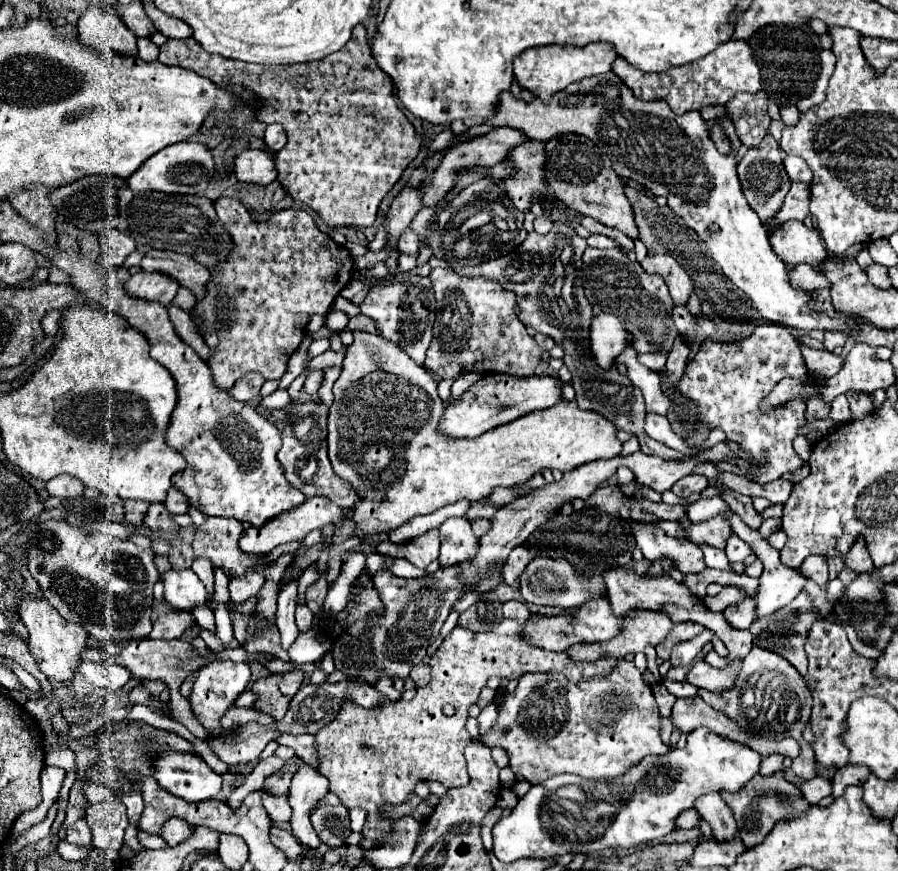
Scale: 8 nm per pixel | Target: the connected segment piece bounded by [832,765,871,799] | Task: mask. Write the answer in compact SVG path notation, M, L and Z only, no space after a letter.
M847 765L840 768L832 781L832 796L835 799L841 797L850 785L862 786L870 773L865 765Z

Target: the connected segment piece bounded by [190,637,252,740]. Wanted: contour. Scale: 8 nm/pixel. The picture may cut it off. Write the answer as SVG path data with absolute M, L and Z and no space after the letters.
M194 637L190 645L194 647L194 653L202 653L202 657L208 659L206 665L202 665L200 669L196 669L194 689L192 689L192 695L190 695L194 715L196 715L198 721L206 727L206 740L222 738L231 731L222 729L220 723L218 723L218 719L224 715L226 709L230 709L230 707L234 705L234 699L236 699L236 697L248 687L248 683L250 683L250 675L252 675L252 673L250 673L250 667L248 667L246 663L234 663L234 661L218 661L218 659L210 659L210 657L212 657L212 649L210 649L200 637Z

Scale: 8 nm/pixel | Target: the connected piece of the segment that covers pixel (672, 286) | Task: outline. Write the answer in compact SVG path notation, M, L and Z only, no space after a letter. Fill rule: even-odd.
M654 255L646 257L642 263L646 273L658 273L664 277L674 305L686 305L692 293L692 281L686 269L672 257L672 255Z

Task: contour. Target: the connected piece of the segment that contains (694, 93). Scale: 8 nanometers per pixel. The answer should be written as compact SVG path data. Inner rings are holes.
M736 39L720 43L714 51L710 51L710 55L704 55L702 59L682 67L672 67L666 73L646 73L626 63L622 57L616 57L612 71L634 91L638 99L666 99L672 111L678 115L708 105L726 105L740 91L756 93L760 89L760 71L754 63L752 51L746 41Z

